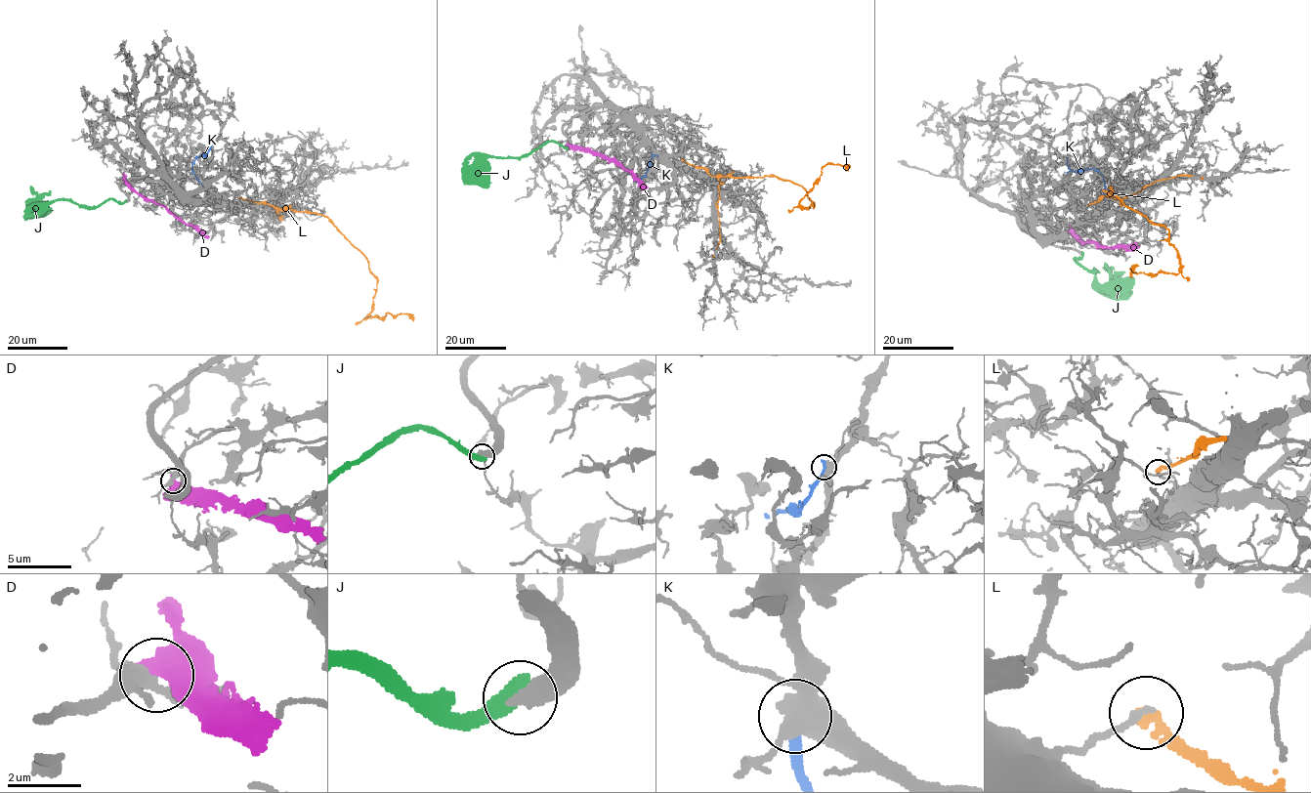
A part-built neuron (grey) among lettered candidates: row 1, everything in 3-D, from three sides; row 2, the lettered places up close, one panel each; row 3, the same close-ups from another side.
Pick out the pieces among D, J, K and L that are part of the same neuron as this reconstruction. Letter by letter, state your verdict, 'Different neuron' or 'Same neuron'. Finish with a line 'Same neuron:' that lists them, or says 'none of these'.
D: Different neuron
J: Different neuron
K: Different neuron
L: Different neuron
Same neuron: none of these

